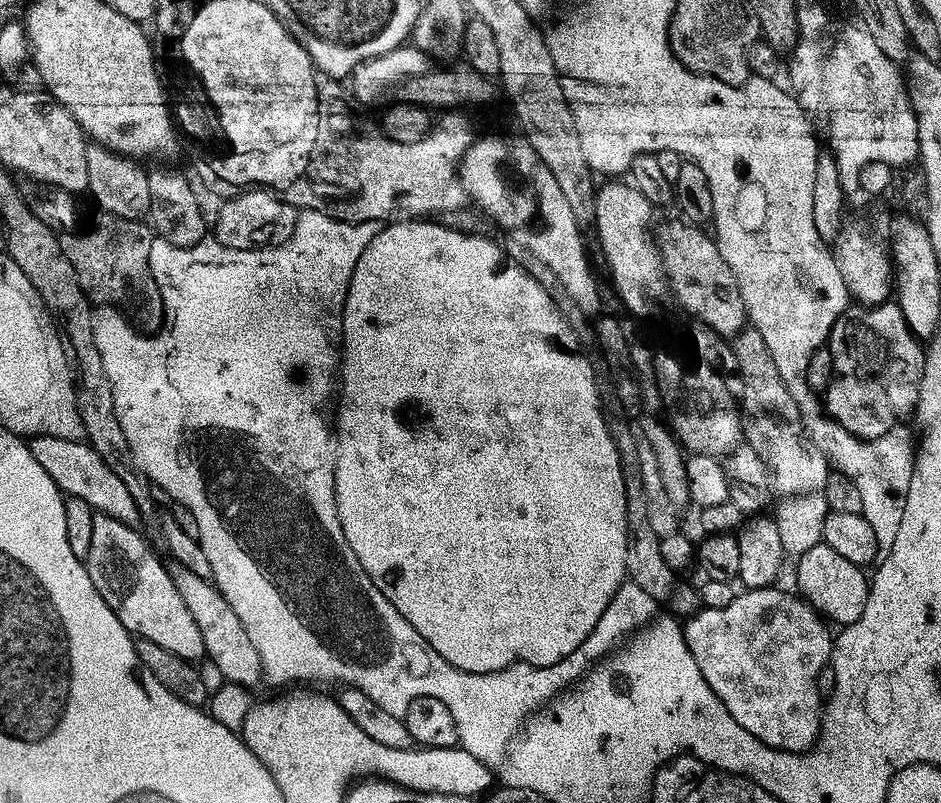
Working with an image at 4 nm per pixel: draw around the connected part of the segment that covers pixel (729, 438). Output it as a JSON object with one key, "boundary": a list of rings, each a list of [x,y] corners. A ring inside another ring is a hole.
{"boundary":[[[711,364],[695,365],[696,372],[689,371],[684,378],[684,429],[678,439],[691,455],[706,454],[721,459],[738,448],[744,438],[744,418],[738,398],[730,393],[723,373],[716,372]]]}

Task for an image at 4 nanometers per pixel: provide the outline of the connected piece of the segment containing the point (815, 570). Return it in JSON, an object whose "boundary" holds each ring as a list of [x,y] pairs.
{"boundary":[[[822,542],[797,557],[795,564],[799,593],[829,621],[834,620],[840,626],[855,624],[865,609],[870,583],[861,565],[847,561]]]}

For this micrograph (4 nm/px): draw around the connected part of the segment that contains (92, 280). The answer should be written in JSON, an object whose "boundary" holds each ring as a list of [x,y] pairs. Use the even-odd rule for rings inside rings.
{"boundary":[[[107,214],[99,218],[101,220],[89,232],[68,230],[60,236],[62,250],[66,258],[70,258],[70,266],[74,266],[82,290],[93,305],[119,306],[141,329],[159,329],[166,316],[160,287],[150,270],[153,229],[144,220],[127,220]]]}

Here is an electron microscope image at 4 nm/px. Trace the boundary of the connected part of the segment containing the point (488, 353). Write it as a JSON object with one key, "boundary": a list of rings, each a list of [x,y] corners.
{"boundary":[[[428,218],[419,220],[402,220],[381,227],[380,233],[366,246],[362,258],[358,258],[348,293],[344,299],[344,317],[342,318],[342,379],[338,384],[338,392],[344,397],[340,400],[340,413],[335,413],[334,428],[336,438],[336,473],[334,474],[334,490],[336,491],[336,509],[338,522],[342,526],[342,534],[346,534],[346,542],[350,550],[354,550],[354,558],[362,562],[362,570],[382,590],[382,594],[392,603],[394,610],[406,618],[422,634],[422,638],[446,662],[450,662],[463,672],[501,672],[512,664],[533,664],[535,668],[545,668],[558,663],[562,658],[574,654],[582,642],[598,626],[602,614],[614,594],[625,583],[626,575],[626,490],[623,489],[622,467],[619,466],[618,452],[615,449],[614,438],[608,429],[608,421],[604,419],[598,388],[594,384],[594,373],[590,370],[590,362],[583,352],[578,350],[574,339],[574,329],[564,321],[562,313],[556,309],[554,301],[548,297],[548,292],[528,272],[523,272],[516,264],[511,264],[504,257],[504,252],[492,240],[487,240],[484,234],[471,232],[455,232],[442,222],[433,222]]]}

